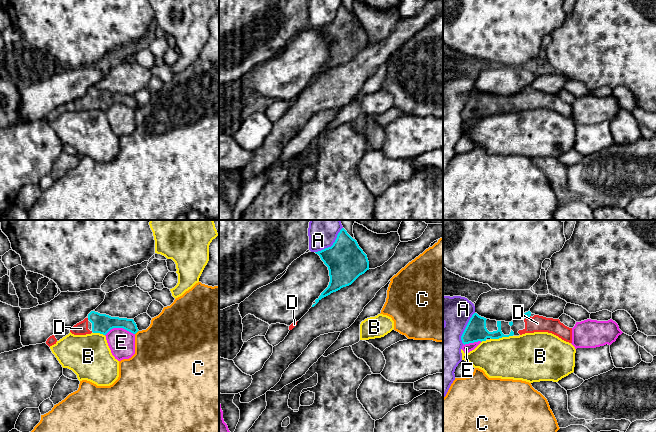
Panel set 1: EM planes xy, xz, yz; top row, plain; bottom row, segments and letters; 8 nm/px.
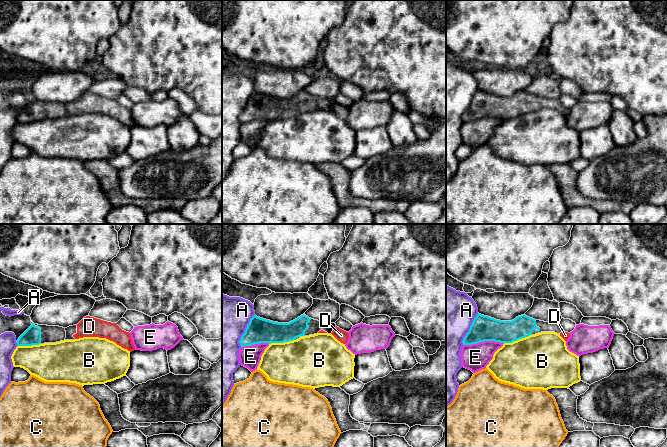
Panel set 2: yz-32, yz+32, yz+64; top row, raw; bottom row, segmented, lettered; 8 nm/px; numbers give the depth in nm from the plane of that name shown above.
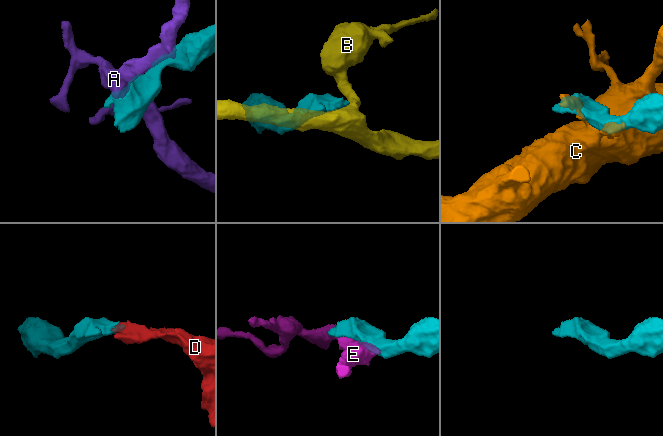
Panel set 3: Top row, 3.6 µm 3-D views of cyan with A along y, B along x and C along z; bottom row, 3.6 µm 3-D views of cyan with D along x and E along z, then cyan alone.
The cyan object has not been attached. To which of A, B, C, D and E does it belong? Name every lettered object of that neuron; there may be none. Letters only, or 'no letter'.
D

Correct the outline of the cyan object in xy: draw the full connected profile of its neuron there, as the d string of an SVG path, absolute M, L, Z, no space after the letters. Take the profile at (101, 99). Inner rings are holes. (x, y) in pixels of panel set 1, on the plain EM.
M91 87L88 93L74 101L70 108L74 111L86 111L92 108L106 111L113 104L123 104L133 110L139 107L133 95L111 93Z

